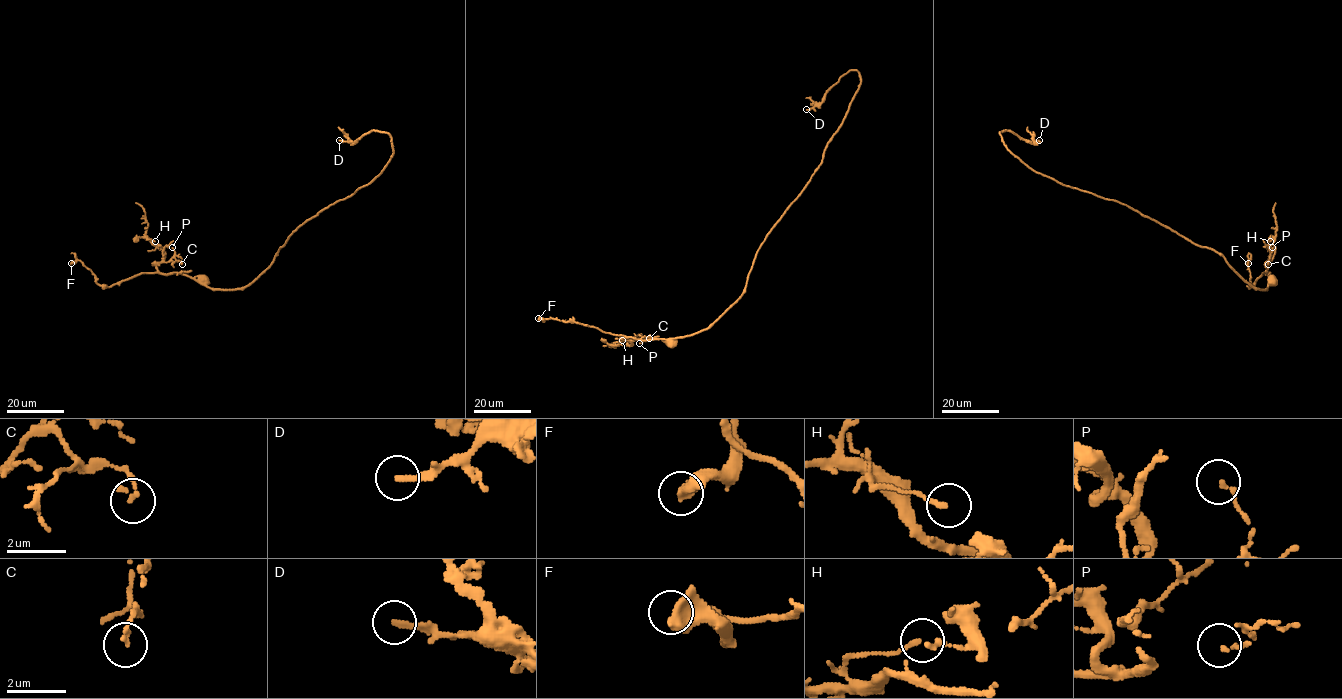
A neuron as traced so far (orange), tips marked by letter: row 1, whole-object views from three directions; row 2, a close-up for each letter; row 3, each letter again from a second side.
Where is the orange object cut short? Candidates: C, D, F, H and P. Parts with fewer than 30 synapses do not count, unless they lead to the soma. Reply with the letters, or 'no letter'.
D

